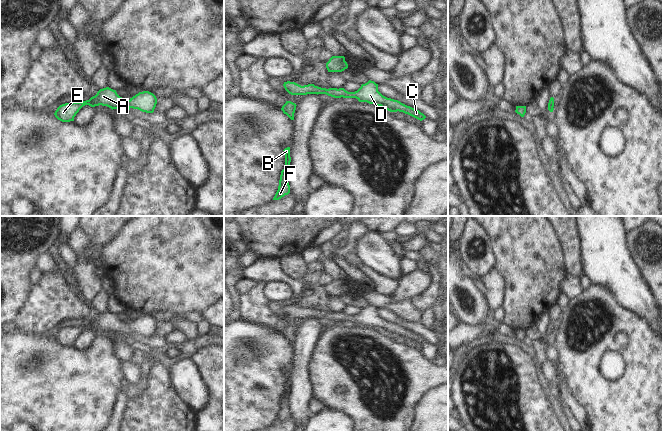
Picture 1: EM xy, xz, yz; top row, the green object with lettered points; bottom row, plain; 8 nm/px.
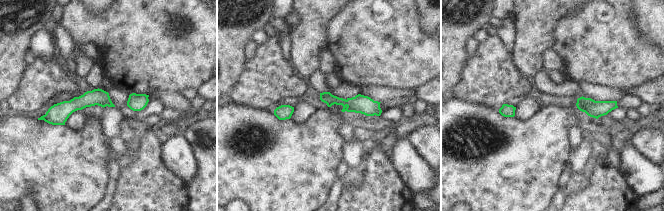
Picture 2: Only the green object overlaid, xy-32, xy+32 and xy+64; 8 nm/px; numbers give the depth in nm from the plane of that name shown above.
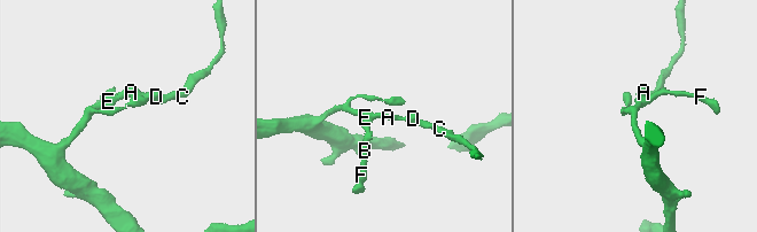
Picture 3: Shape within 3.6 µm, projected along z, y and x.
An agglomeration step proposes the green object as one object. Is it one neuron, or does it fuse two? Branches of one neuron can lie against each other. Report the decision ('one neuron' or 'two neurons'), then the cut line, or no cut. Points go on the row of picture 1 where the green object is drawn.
one neuron; cut none

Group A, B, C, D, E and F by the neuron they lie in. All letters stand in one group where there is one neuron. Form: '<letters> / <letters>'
A B C D E F

